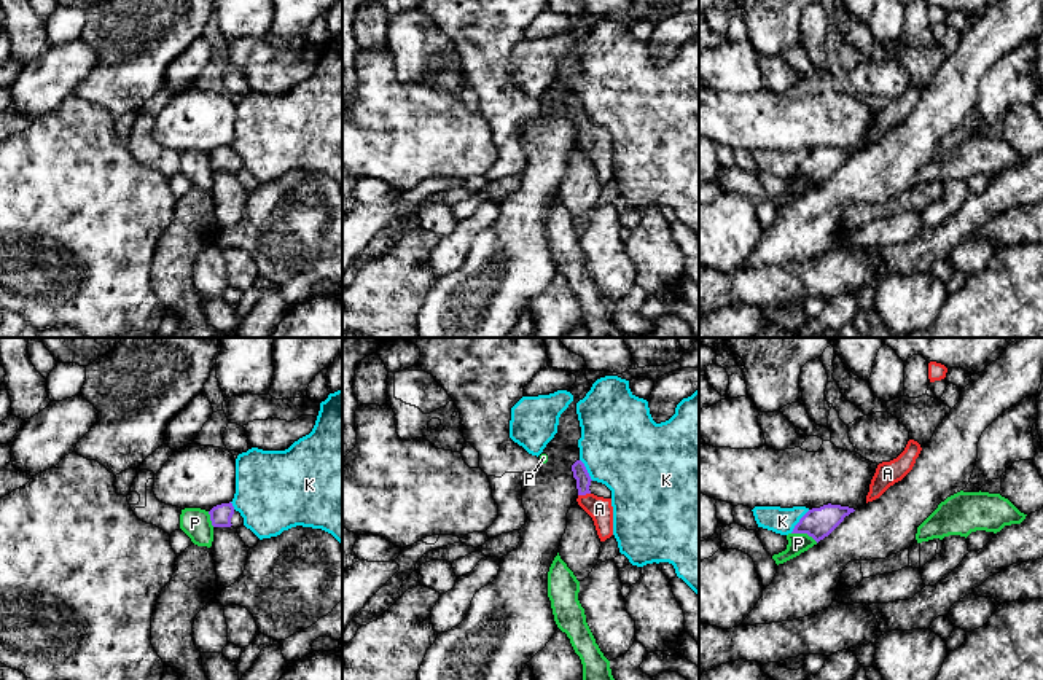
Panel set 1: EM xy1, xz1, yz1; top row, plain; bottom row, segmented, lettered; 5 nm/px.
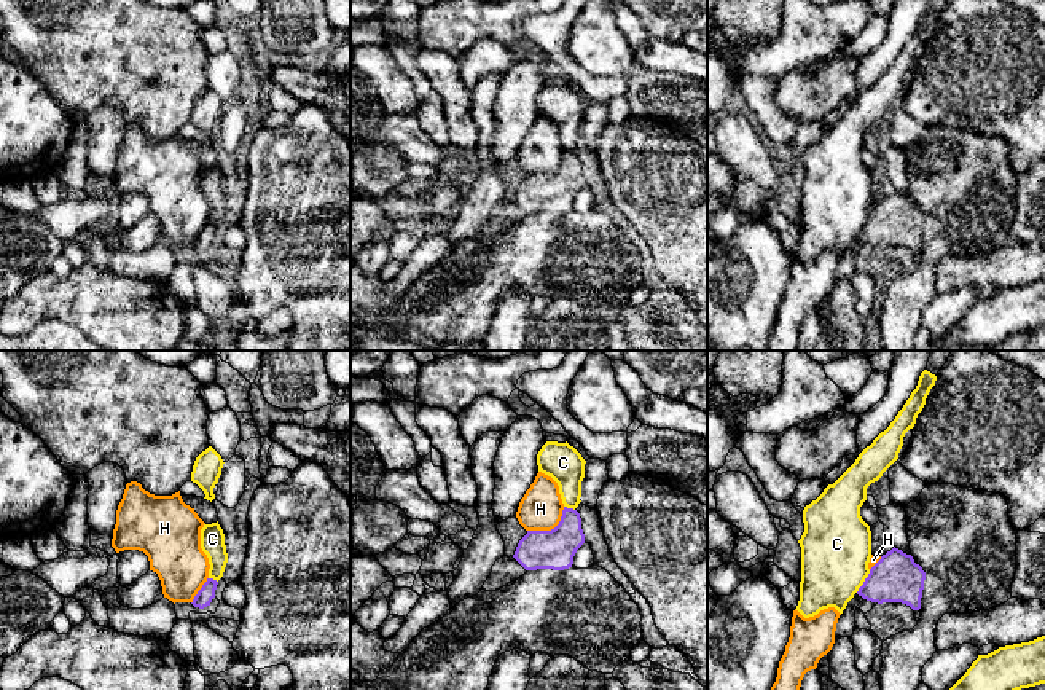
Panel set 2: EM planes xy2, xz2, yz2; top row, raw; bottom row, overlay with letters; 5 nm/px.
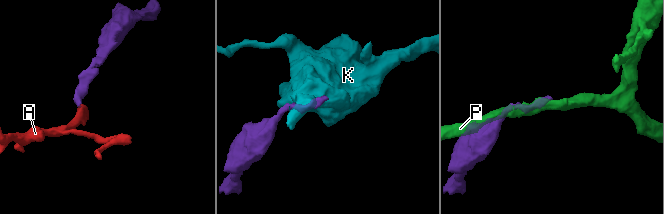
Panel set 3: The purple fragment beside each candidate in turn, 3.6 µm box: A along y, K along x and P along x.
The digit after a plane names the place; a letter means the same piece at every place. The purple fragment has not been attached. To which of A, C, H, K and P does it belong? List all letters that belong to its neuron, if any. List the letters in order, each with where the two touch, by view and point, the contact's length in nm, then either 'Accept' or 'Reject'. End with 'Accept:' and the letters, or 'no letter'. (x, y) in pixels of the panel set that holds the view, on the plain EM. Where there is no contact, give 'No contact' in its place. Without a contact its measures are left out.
A: Touches purple at xz1 (583, 137). Shared border 70 nm. Accept
C: Touches purple at yz2 (865, 223). Shared border 140 nm. Reject
H: Touches purple at xz2 (551, 172). Shared border 220 nm. Reject
K: Touches purple at yz1 (800, 164). Shared border 160 nm. Reject
P: Touches purple at yz1 (804, 175). Shared border 140 nm. Reject
Accept: A

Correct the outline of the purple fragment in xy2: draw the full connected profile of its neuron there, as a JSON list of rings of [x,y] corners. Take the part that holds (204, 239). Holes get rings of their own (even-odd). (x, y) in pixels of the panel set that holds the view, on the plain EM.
[[[207,222],[207,225],[202,228],[202,231],[198,234],[198,237],[193,242],[193,249],[204,252],[210,249],[212,242],[215,241],[218,225],[213,222]]]

